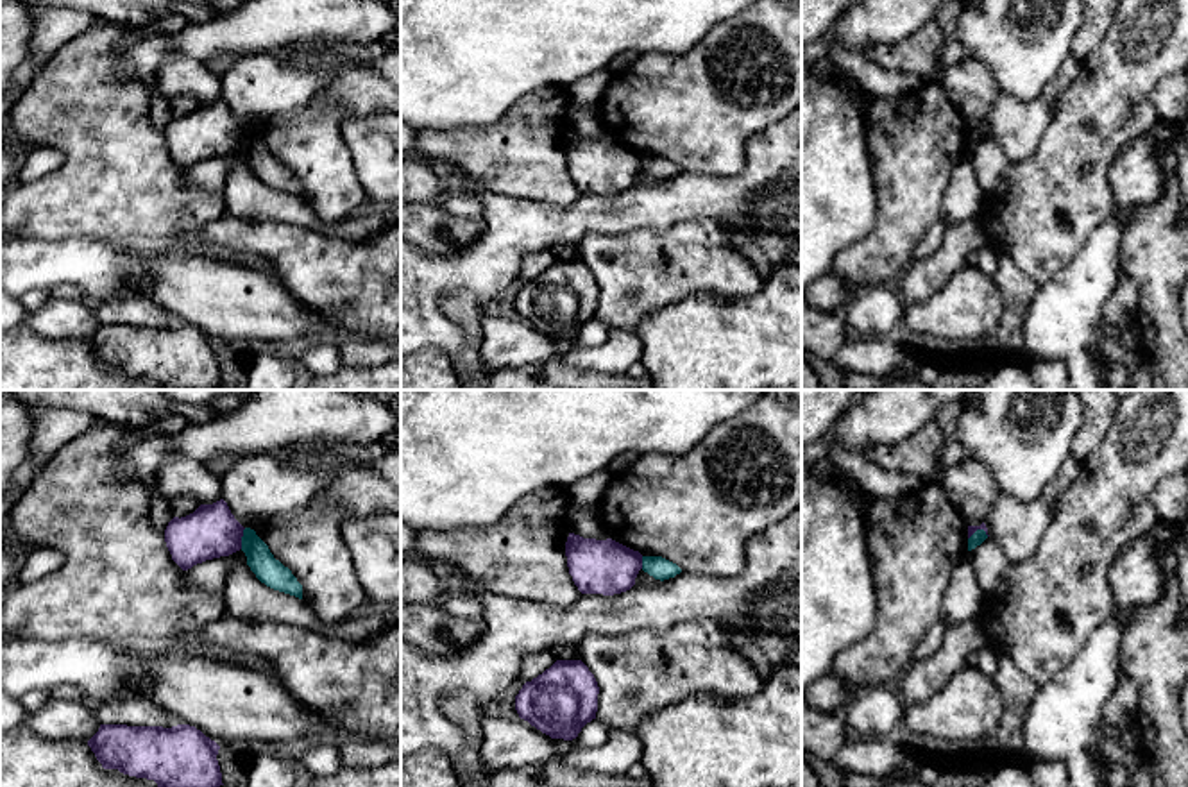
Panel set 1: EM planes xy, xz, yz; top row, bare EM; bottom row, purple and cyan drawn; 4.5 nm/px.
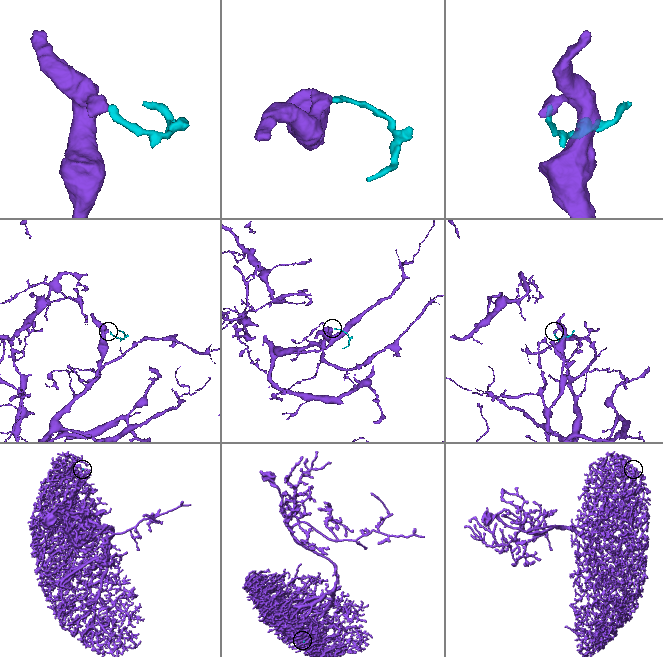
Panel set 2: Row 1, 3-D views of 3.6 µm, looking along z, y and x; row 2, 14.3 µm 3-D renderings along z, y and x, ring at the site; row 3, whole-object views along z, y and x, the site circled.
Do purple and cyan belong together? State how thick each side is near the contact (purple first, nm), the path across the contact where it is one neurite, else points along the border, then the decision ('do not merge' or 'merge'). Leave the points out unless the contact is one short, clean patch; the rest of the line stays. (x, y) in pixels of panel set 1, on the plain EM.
240 nm thick on the purple side, 120 nm on the other; do not merge

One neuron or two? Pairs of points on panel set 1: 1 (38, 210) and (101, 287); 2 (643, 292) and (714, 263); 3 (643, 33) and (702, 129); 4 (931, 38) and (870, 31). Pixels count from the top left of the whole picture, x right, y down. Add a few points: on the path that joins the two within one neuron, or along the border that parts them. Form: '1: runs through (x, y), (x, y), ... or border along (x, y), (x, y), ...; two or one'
1: border along (22, 236), (36, 240), (97, 236), (106, 240); two
2: runs through (661, 274), (675, 263), (696, 263); one
3: border along (695, 43), (680, 54), (641, 54); two
4: border along (933, 18), (895, 43), (872, 43), (868, 47); two

